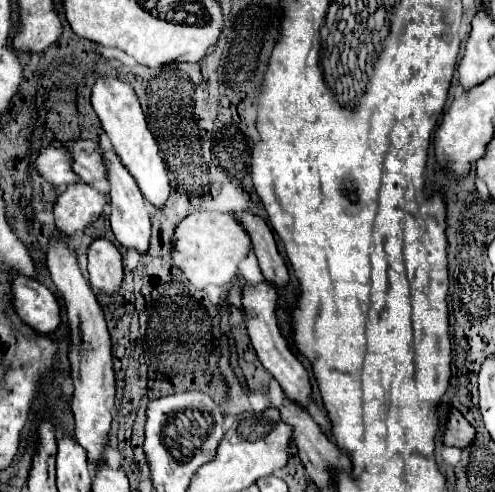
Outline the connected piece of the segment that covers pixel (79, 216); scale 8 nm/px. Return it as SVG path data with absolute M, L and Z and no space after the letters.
M85 182L69 184L63 194L59 194L55 204L55 224L57 230L65 236L73 236L77 230L83 230L87 224L95 222L107 204L105 194L97 192Z

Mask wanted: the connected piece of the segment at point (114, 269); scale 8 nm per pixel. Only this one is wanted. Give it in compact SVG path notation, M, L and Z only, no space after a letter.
M97 238L89 246L89 282L107 294L113 294L123 282L121 252L107 238Z

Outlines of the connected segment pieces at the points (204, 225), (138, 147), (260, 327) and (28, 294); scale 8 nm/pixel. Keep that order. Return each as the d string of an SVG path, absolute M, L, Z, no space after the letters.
M193 212L177 226L177 236L173 238L173 262L183 270L187 280L195 288L205 288L209 284L229 284L237 276L239 262L251 252L251 238L241 228L233 214L223 212Z
M97 78L93 92L91 92L91 104L101 120L103 130L111 138L117 156L121 158L121 162L129 170L129 174L135 178L145 200L149 204L153 204L155 208L163 208L171 194L169 192L171 186L169 186L163 158L159 156L159 146L147 128L147 120L141 112L141 106L139 106L139 100L137 100L133 88L119 78Z
M247 284L245 294L243 294L243 308L245 308L245 318L247 318L247 330L249 330L249 338L253 342L253 348L261 360L261 364L273 374L273 378L283 386L285 394L289 400L293 400L295 404L299 404L301 408L307 408L309 400L311 400L311 382L309 382L309 374L305 370L305 366L301 364L301 360L297 358L295 350L289 346L289 340L283 336L279 322L277 322L277 290L269 284L257 284L251 286Z
M17 276L13 282L13 304L23 322L37 332L57 332L61 324L61 304L59 298L41 282Z

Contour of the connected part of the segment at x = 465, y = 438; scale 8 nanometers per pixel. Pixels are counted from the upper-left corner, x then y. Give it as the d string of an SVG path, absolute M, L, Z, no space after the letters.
M451 408L449 420L447 420L445 432L443 432L443 444L463 448L463 446L471 444L473 438L475 438L475 428L463 418L463 414L459 410Z

